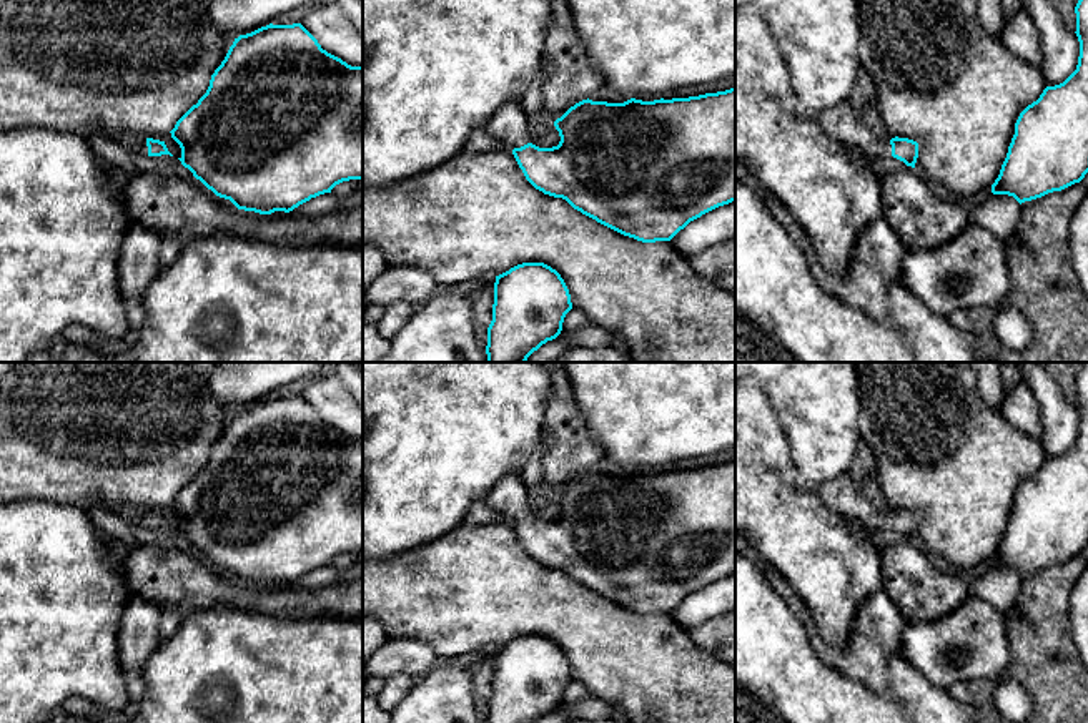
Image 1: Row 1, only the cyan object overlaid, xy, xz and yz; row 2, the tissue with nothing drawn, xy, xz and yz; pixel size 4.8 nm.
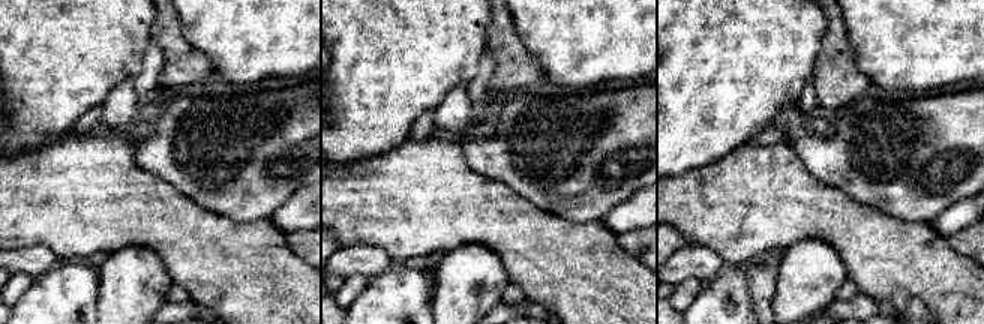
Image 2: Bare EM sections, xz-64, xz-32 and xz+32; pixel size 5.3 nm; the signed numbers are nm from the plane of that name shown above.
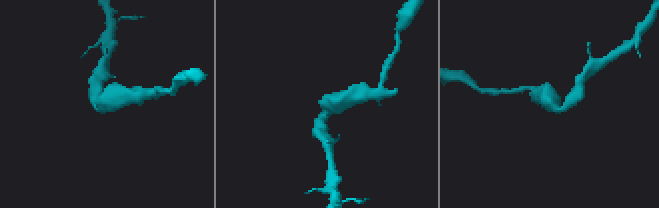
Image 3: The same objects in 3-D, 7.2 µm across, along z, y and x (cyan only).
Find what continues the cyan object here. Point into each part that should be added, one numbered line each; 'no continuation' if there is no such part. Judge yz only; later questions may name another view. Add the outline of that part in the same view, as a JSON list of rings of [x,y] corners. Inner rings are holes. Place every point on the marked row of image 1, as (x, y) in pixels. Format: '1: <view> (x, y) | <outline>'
1: yz (842, 122) | [[[850,101],[822,111],[817,121],[837,143],[857,148],[872,163],[892,156],[890,141],[880,140]]]

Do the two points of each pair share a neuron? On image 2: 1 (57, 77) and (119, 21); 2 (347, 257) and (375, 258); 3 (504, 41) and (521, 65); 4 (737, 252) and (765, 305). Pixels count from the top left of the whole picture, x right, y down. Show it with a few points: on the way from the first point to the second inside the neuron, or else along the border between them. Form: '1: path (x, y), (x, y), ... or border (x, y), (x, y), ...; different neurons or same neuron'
1: path (72, 62), (104, 30); same neuron
2: path (354, 258), (368, 258); same neuron
3: path (507, 47), (515, 59); same neuron
4: border (780, 251), (771, 251), (755, 260); different neurons

